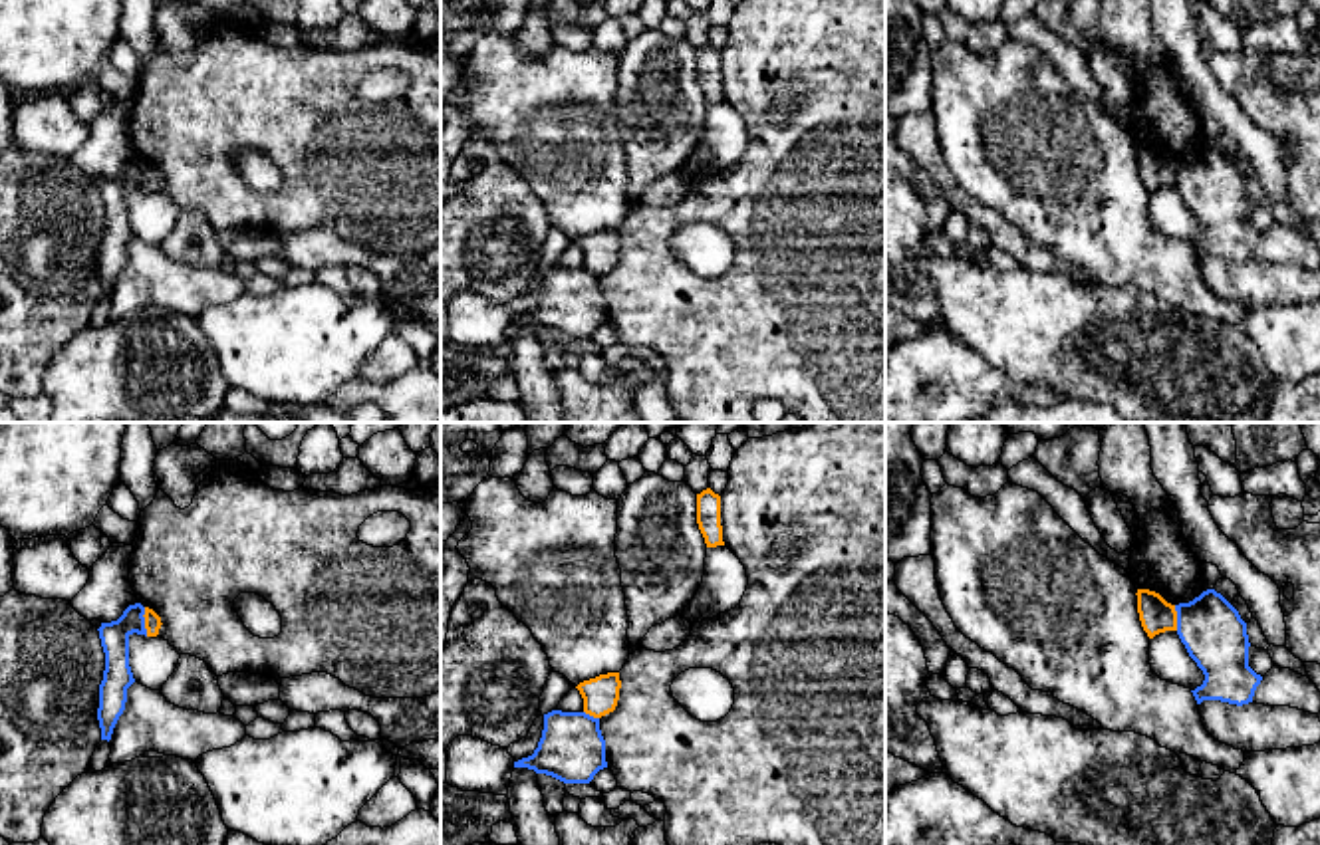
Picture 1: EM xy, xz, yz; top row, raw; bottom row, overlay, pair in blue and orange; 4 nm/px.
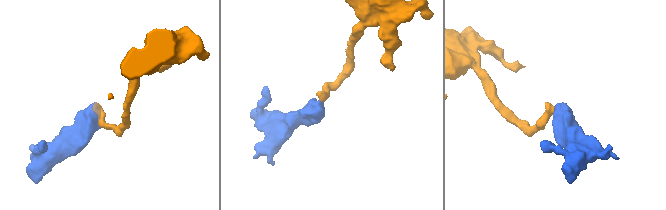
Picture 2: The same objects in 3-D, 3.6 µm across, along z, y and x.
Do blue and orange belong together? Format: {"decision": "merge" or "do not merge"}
{"decision": "do not merge"}

